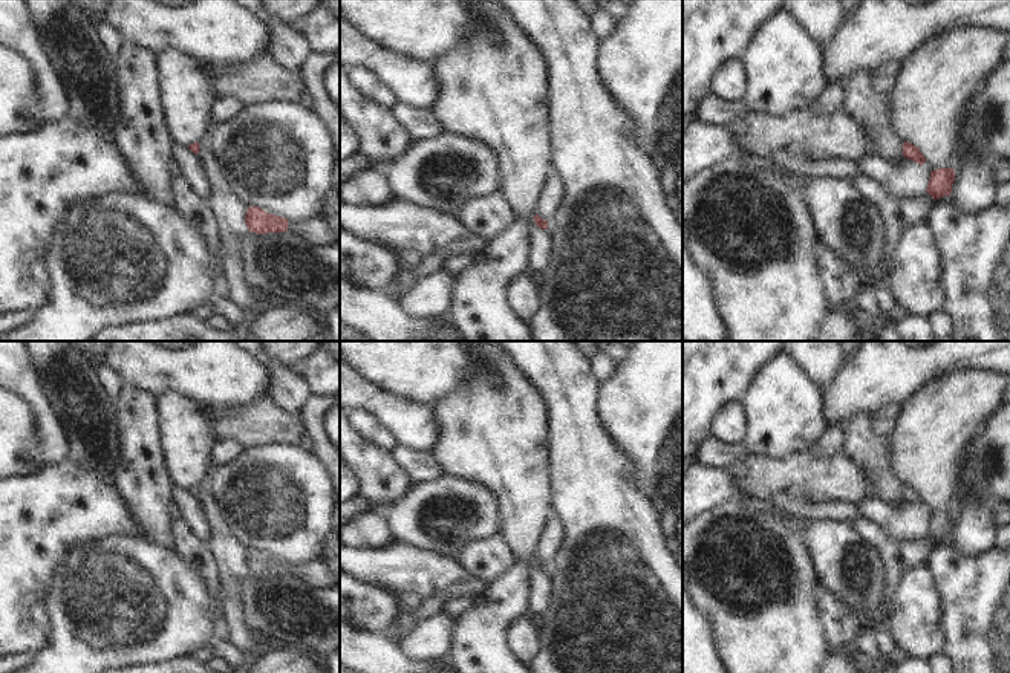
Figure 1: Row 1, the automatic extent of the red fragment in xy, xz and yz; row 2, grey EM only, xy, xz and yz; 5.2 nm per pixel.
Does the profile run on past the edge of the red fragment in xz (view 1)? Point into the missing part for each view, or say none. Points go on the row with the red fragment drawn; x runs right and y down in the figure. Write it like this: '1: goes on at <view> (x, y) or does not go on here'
1: does not go on here

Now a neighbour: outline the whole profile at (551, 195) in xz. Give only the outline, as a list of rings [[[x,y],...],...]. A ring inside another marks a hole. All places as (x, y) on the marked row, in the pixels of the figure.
[[[551,174],[546,177],[545,180],[545,187],[539,196],[539,203],[536,208],[536,213],[543,219],[543,220],[549,220],[556,211],[559,203],[563,199],[563,187],[557,177],[557,174]]]

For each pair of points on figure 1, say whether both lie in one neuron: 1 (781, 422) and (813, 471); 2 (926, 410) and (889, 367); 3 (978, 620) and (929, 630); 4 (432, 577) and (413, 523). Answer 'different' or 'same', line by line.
1: different
2: different
3: different
4: different

